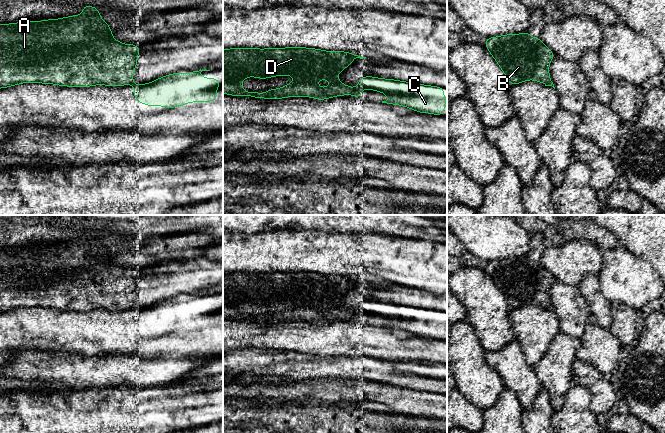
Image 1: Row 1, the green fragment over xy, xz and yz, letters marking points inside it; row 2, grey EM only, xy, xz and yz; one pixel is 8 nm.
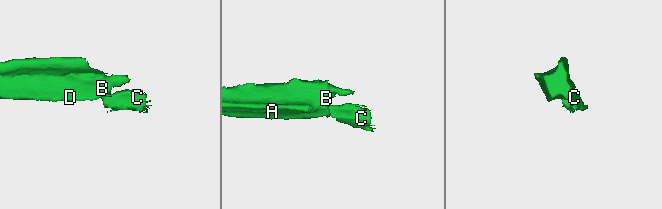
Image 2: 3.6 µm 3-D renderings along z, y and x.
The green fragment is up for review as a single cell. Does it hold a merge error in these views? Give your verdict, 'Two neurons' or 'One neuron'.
Two neurons

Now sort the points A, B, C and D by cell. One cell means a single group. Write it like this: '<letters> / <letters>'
A B D / C

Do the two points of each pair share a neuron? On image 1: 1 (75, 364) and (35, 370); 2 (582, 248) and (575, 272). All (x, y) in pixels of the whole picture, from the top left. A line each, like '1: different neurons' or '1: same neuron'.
1: same neuron
2: same neuron

